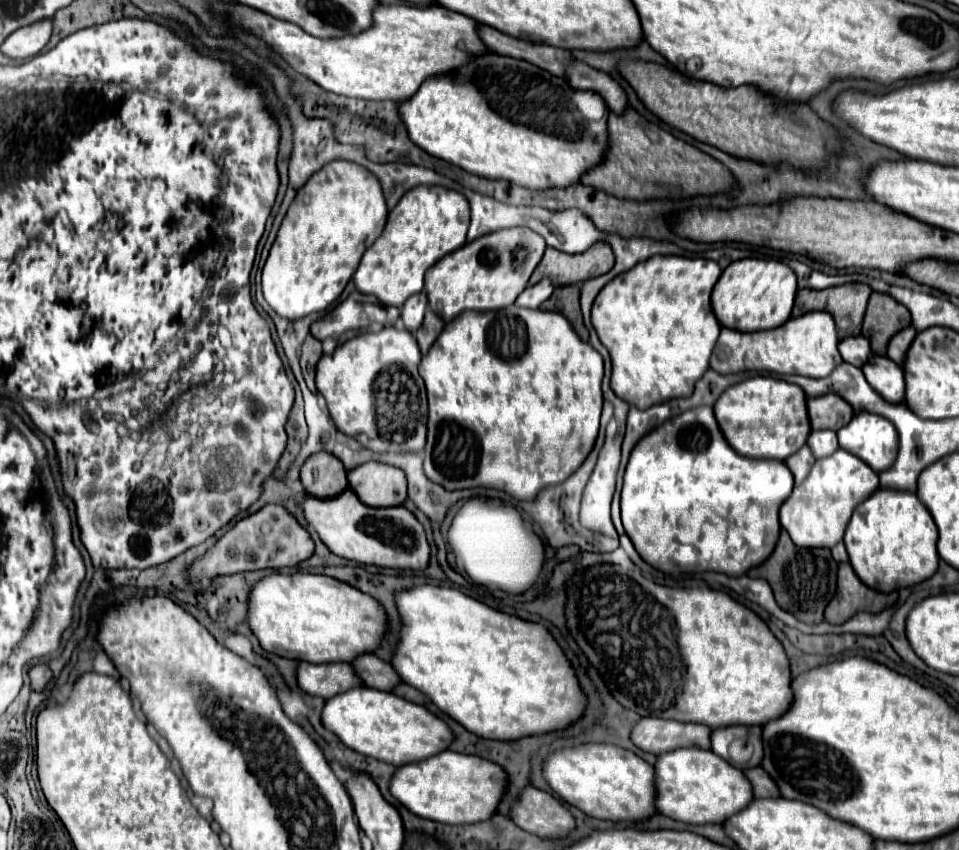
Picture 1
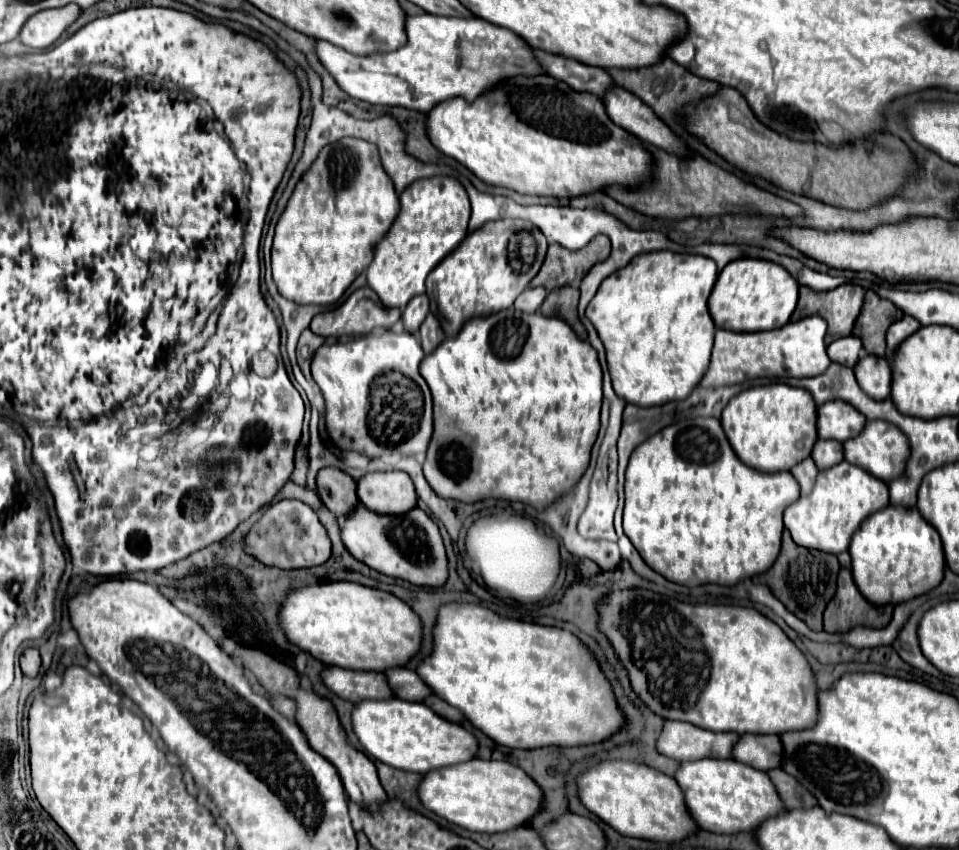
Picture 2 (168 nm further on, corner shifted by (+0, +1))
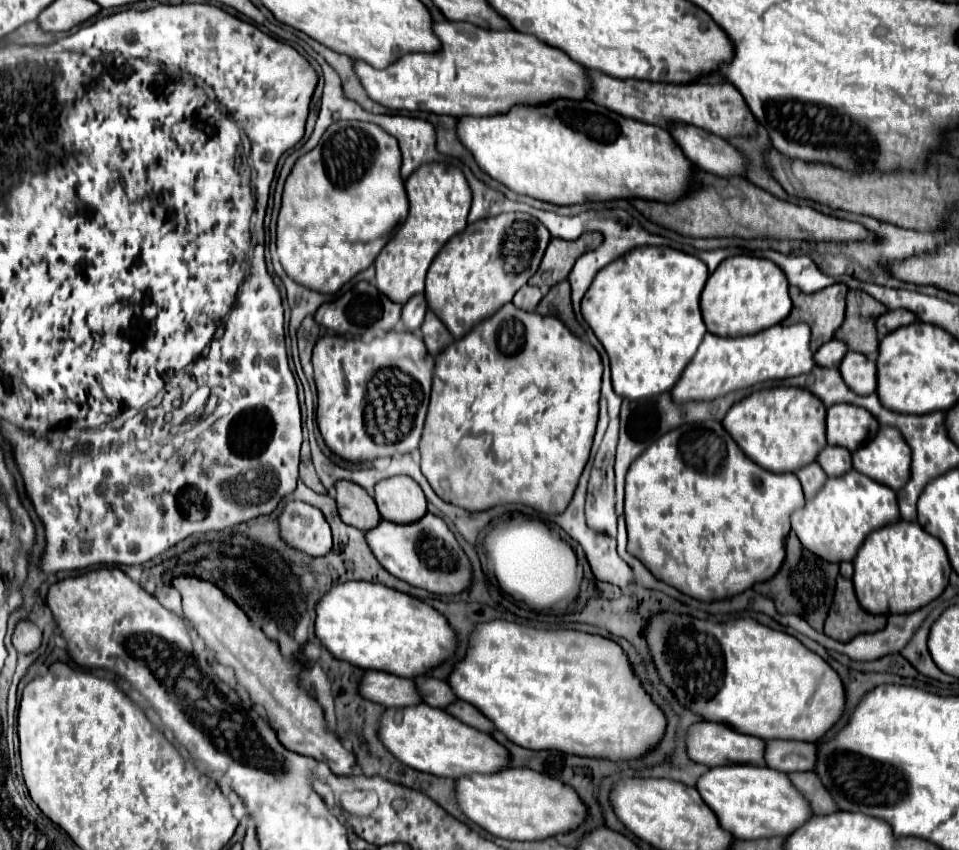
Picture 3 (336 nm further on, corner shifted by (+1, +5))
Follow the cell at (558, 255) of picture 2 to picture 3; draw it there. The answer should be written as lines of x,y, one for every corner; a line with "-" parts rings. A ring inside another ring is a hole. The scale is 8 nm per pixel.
585,233
575,241
565,239
551,239
549,247
545,251
545,257
541,261
539,271
529,279
529,285
537,287
553,287
555,283
561,283
571,273
575,261
587,253
589,249
599,245
599,233

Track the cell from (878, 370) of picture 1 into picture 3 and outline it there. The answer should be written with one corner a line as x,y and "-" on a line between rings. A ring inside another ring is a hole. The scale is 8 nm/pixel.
849,351
841,361
841,375
849,381
853,393
875,393
877,389
877,363
861,353

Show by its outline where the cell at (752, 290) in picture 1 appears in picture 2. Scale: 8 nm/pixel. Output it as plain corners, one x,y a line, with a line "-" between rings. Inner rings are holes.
764,259
730,261
718,275
710,293
708,309
718,329
768,331
788,323
798,299
796,279
780,265

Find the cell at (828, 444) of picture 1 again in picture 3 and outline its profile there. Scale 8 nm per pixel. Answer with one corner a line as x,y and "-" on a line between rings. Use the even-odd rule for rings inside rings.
827,445
819,455
817,463
823,467
823,471
829,477
835,477
837,473
845,473
845,469
851,469
851,453
845,447
835,447

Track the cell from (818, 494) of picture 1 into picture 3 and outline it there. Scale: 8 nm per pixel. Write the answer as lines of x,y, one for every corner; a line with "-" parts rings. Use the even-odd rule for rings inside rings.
855,469
841,477
829,477
811,501
807,501
803,509
793,511
791,515
791,527
797,533
801,545
817,553
821,559
833,563
851,561
859,545
873,529
895,521
899,521
895,491
865,477
863,473
857,473

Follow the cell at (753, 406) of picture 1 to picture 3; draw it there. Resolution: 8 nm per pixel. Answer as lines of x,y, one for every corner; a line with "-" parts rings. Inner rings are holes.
773,387
773,389
761,389
739,403
735,403
725,419
723,427
727,433
735,439
735,443
741,447
741,451
759,467
773,471
773,473
795,473
801,465
807,465
809,461
815,461
817,453
827,445
825,441
825,405
821,399
813,397
807,389
801,387

